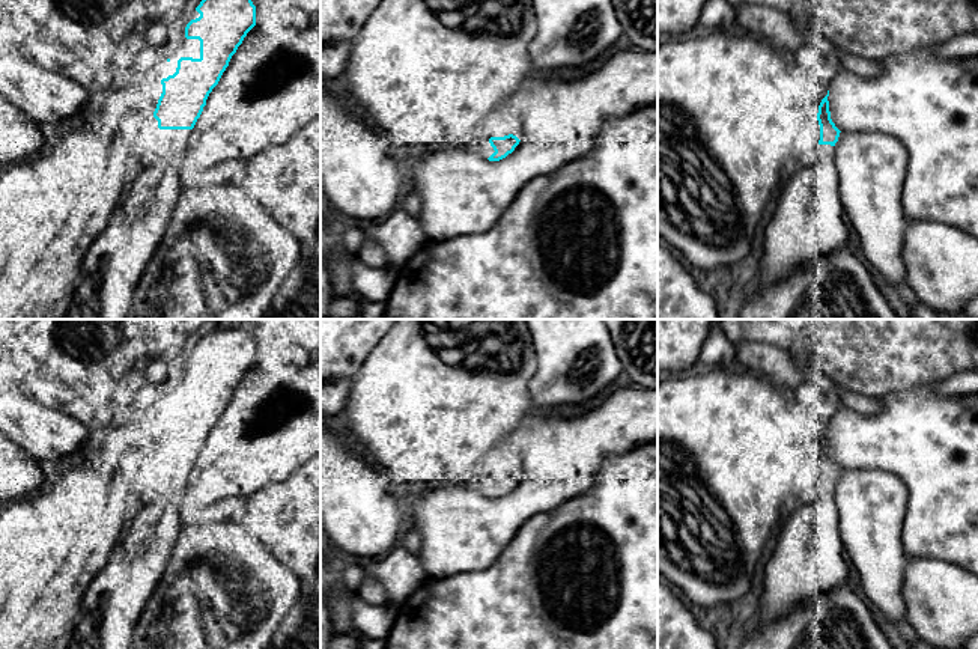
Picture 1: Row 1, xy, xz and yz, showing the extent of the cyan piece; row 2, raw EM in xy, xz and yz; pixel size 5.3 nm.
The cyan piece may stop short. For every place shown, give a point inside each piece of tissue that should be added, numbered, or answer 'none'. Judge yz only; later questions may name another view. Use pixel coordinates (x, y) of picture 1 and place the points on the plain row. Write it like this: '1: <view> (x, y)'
1: yz (807, 562)

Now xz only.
1: xz (483, 485)

